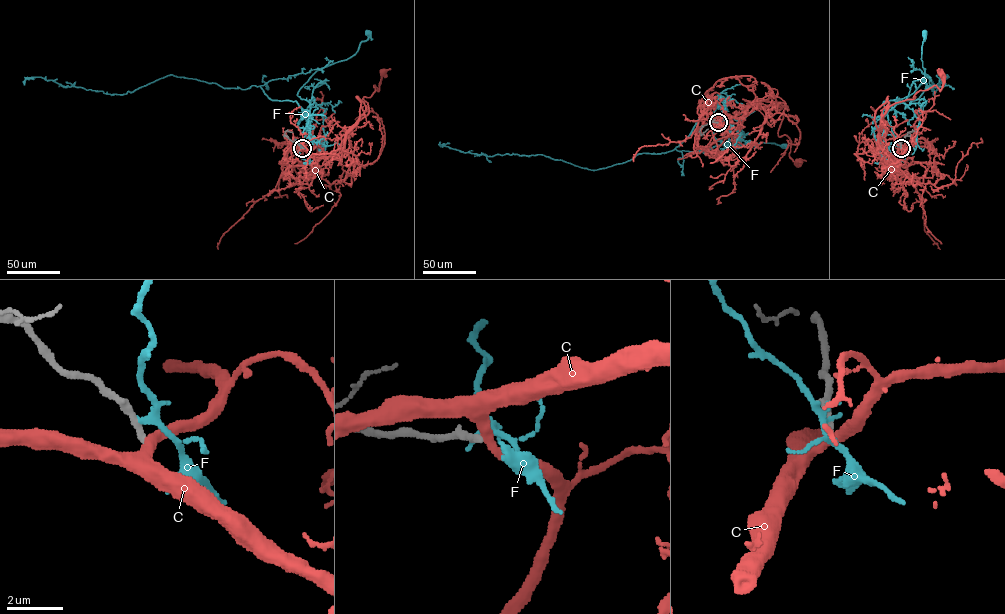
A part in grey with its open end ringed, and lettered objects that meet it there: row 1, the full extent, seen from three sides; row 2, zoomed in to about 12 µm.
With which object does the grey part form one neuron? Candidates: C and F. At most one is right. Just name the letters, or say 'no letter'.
no letter

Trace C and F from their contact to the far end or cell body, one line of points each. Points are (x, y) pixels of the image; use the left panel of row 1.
C: (302, 148), (322, 158), (334, 152), (369, 112), (362, 98), (370, 96), (374, 85), (378, 91), (382, 72)
F: (302, 147), (311, 105), (297, 95), (299, 90), (320, 69), (353, 56), (368, 38), (367, 32)

